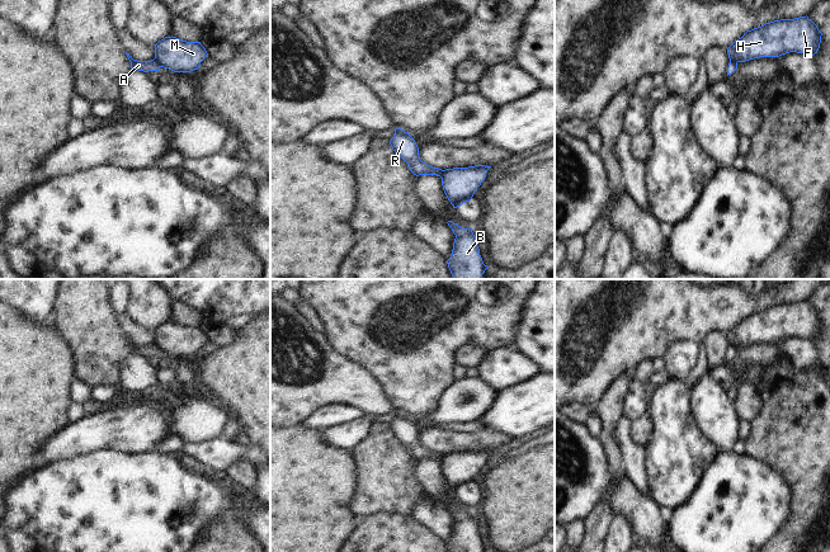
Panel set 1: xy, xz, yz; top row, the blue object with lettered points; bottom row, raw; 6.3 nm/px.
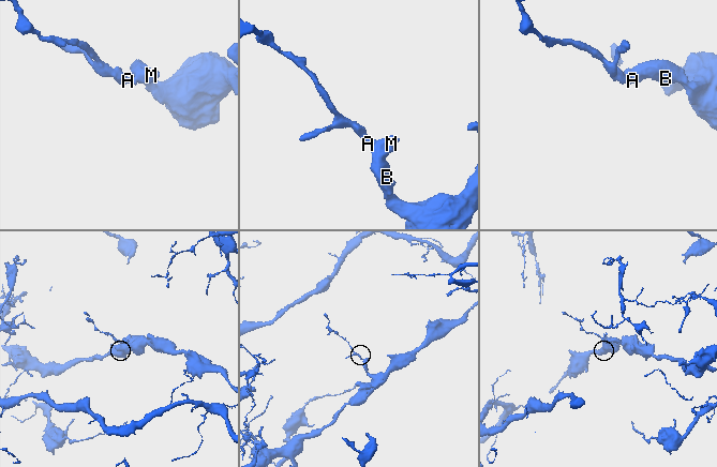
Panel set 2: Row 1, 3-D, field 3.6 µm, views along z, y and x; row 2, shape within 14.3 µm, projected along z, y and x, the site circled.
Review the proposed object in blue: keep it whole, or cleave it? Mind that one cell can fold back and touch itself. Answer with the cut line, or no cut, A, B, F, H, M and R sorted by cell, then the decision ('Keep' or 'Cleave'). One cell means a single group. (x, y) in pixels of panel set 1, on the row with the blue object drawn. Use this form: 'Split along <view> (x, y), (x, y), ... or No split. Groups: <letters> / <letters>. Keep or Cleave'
Split along xy (154, 59), (160, 66). Groups: A R / B F H M. Cleave

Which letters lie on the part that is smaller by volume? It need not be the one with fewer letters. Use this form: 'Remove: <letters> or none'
Remove: A, R

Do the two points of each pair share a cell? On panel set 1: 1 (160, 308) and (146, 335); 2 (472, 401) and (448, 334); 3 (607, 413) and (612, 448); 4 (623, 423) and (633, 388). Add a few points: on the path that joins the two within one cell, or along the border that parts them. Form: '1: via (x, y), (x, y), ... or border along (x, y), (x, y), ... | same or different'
1: border along (126, 311), (138, 324), (152, 329) | different
2: border along (454, 381), (442, 392), (437, 405) | different
3: via (608, 421), (608, 439) | same
4: border along (623, 414), (631, 421) | different

